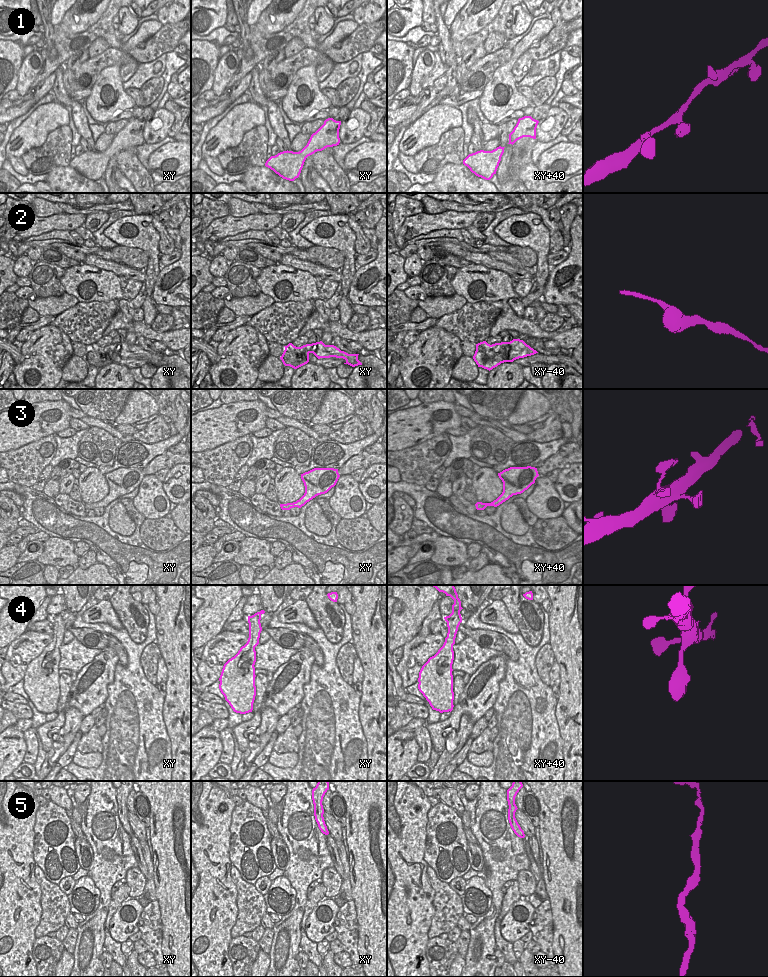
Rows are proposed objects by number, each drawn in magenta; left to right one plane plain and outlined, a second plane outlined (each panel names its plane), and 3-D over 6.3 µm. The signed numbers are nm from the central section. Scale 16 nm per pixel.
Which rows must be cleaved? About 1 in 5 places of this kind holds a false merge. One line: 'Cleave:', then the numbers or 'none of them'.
Cleave: none of them

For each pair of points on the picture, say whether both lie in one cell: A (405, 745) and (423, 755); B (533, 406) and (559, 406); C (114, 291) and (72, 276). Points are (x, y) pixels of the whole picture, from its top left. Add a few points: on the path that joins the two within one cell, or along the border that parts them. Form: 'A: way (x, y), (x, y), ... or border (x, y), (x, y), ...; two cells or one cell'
A: border (413, 733), (418, 745), (417, 761); two cells
B: border (547, 399), (550, 405), (550, 412); two cells
C: way (104, 286), (99, 285), (91, 278), (82, 278); one cell

